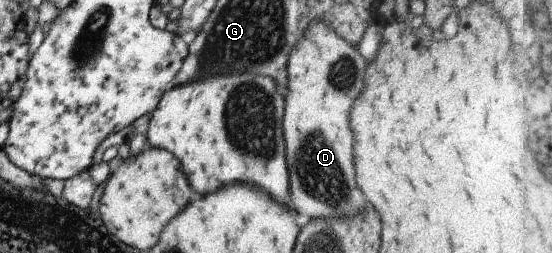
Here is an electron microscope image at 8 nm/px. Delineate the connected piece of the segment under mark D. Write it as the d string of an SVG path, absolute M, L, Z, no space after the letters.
M310 20L305 31L290 49L286 61L286 93L283 96L284 142L286 142L286 168L290 172L290 204L308 218L350 216L364 206L364 196L354 184L352 170L352 132L348 124L348 110L354 96L362 88L362 76L367 62L337 32L323 20Z

